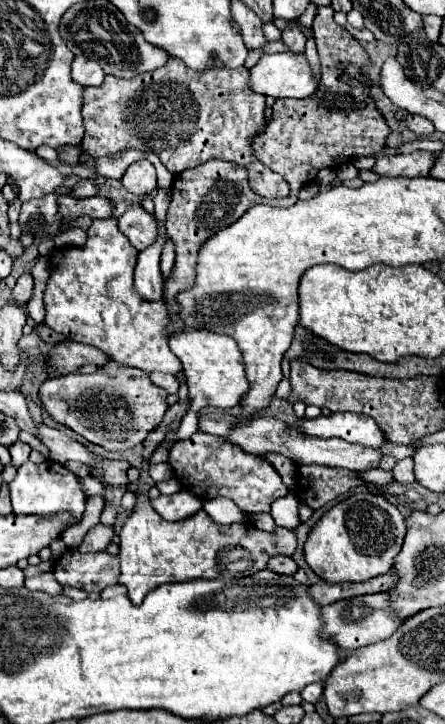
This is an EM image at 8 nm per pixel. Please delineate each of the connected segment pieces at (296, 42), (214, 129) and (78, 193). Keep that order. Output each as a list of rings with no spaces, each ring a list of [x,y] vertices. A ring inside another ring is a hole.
[[[286,28],[282,32],[282,42],[292,50],[292,52],[304,52],[306,36],[298,28]]]
[[[170,56],[168,62],[154,72],[144,72],[130,80],[106,76],[102,86],[84,88],[82,118],[86,132],[82,138],[82,150],[90,152],[94,158],[112,156],[120,150],[130,150],[130,148],[154,152],[174,176],[186,168],[200,166],[212,158],[238,162],[248,170],[250,174],[248,180],[254,192],[266,198],[284,198],[288,196],[286,180],[280,178],[280,174],[266,168],[264,164],[260,164],[252,154],[252,140],[262,132],[266,124],[264,108],[266,108],[266,96],[256,94],[248,86],[248,70],[244,66],[236,70],[228,70],[228,68],[190,70],[180,58]]]
[[[80,180],[72,192],[74,198],[88,198],[88,196],[94,196],[98,192],[98,186],[92,182],[92,180]]]

